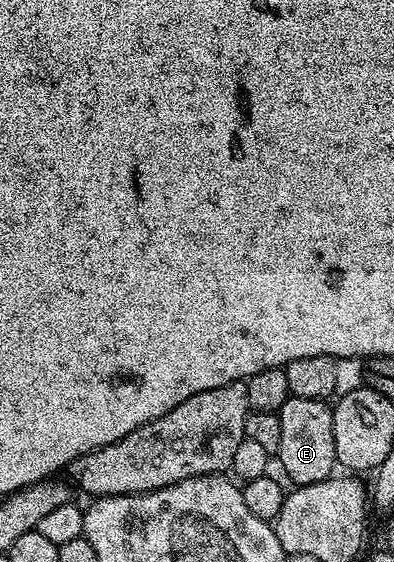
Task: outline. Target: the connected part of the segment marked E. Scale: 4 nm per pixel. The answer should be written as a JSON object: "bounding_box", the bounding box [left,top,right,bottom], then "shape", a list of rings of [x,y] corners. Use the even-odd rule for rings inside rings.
{"bounding_box":[279,395,338,487],"shape":[[[290,395],[279,412],[279,429],[281,430],[279,460],[281,459],[281,467],[285,470],[284,478],[286,480],[289,478],[290,484],[299,487],[311,485],[334,474],[338,461],[335,457],[333,408],[326,400]]]}

